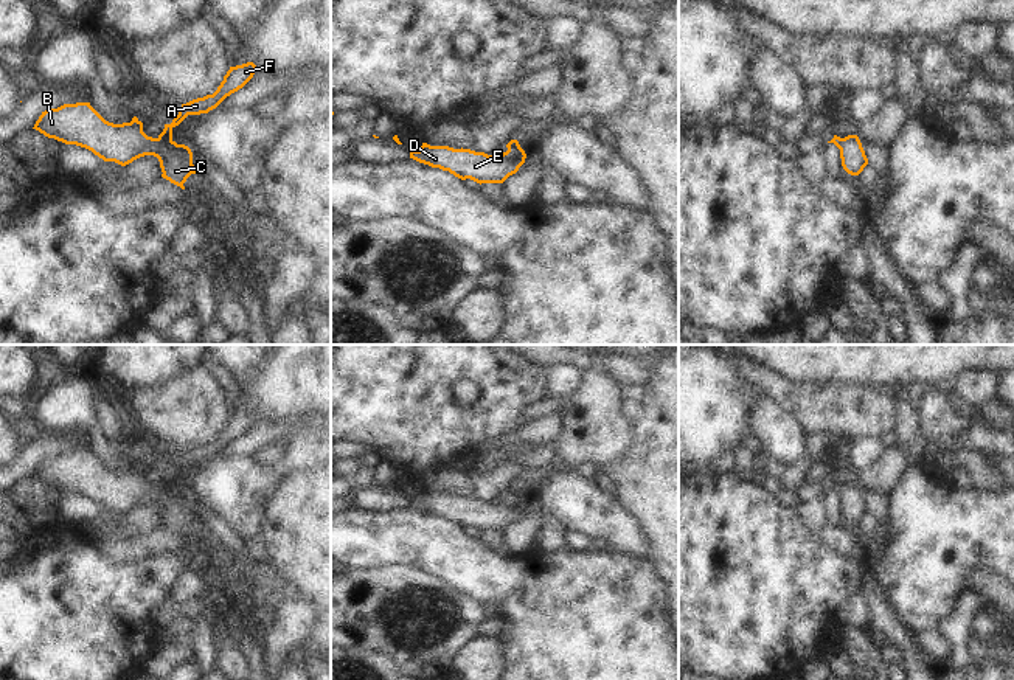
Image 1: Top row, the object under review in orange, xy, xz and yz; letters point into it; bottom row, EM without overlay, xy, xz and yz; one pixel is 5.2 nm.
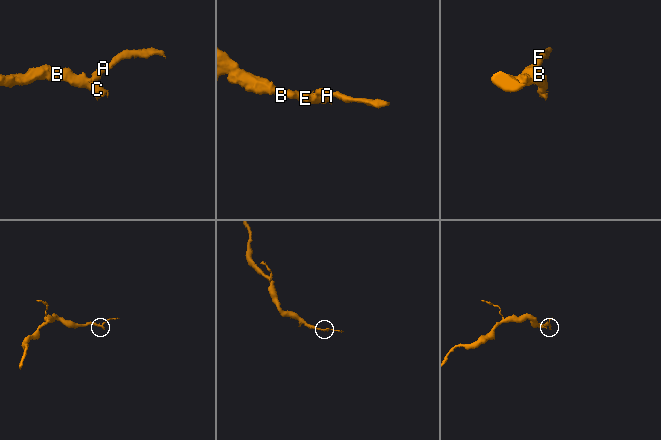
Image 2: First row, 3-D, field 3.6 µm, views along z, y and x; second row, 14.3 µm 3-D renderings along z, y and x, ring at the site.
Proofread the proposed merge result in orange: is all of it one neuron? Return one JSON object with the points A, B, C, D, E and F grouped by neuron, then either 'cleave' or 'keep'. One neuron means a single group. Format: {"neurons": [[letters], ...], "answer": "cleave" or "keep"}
{"neurons": [["A", "F"], ["B", "C", "D", "E"]], "answer": "cleave"}

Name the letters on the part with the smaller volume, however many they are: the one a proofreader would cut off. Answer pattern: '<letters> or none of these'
A, F.

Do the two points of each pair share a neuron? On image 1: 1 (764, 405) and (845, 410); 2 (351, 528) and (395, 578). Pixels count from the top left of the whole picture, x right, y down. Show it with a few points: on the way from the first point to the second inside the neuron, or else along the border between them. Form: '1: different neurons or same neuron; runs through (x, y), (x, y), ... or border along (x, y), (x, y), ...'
1: different neurons; border along (760, 392), (786, 410), (805, 433)
2: different neurons; border along (420, 568), (382, 565), (353, 567), (348, 570)

